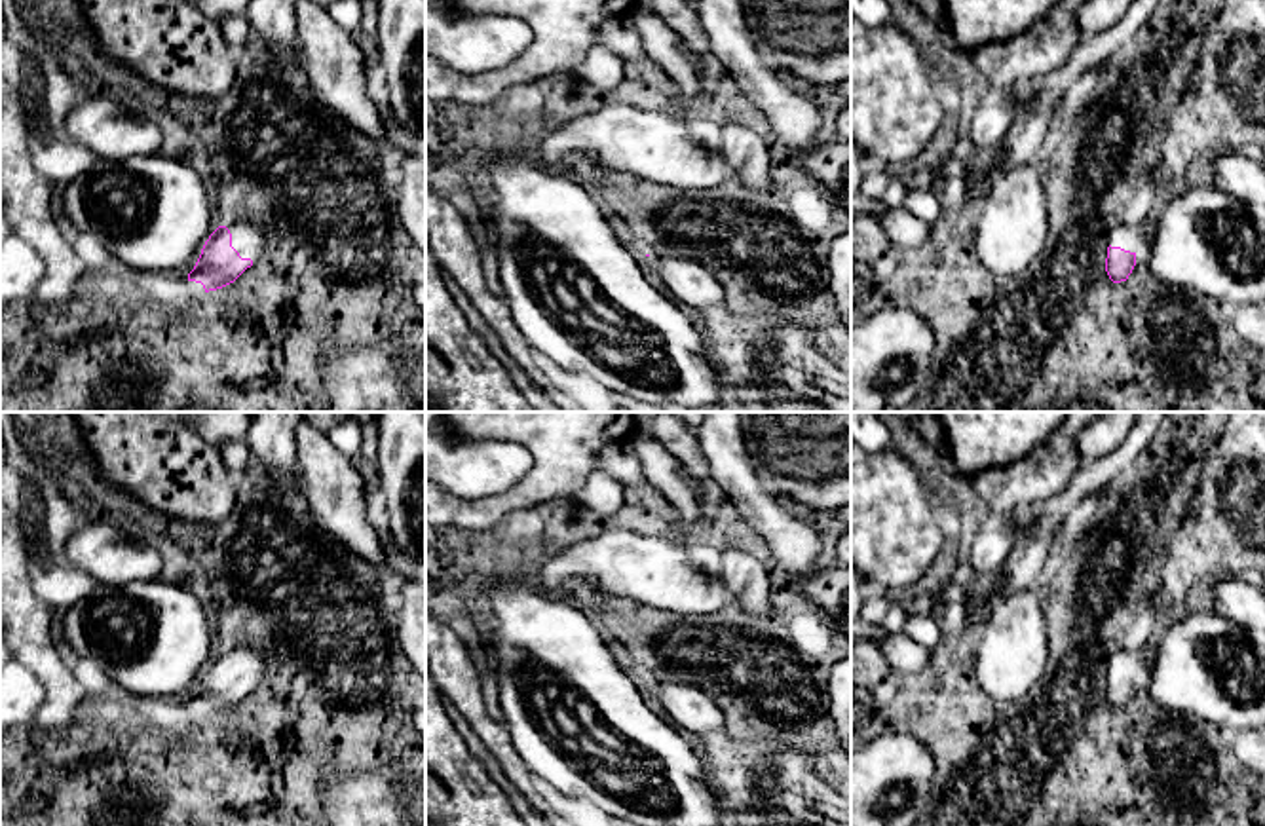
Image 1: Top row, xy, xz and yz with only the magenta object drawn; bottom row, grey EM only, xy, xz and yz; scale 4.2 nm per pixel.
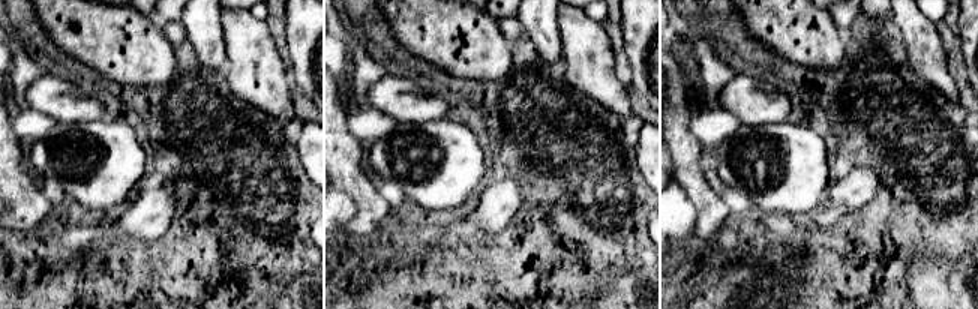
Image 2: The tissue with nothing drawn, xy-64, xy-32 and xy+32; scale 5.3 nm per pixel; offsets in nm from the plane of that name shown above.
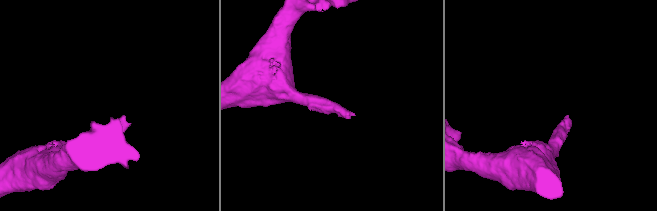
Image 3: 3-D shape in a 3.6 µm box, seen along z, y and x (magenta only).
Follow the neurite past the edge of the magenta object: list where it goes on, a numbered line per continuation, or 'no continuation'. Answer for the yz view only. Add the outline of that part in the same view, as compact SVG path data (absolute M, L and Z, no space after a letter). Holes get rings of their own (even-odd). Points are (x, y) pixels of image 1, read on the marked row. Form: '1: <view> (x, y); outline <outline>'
1: yz (1127, 236); outline M1119 224L1109 234L1109 245L1136 253L1143 239L1143 224Z

